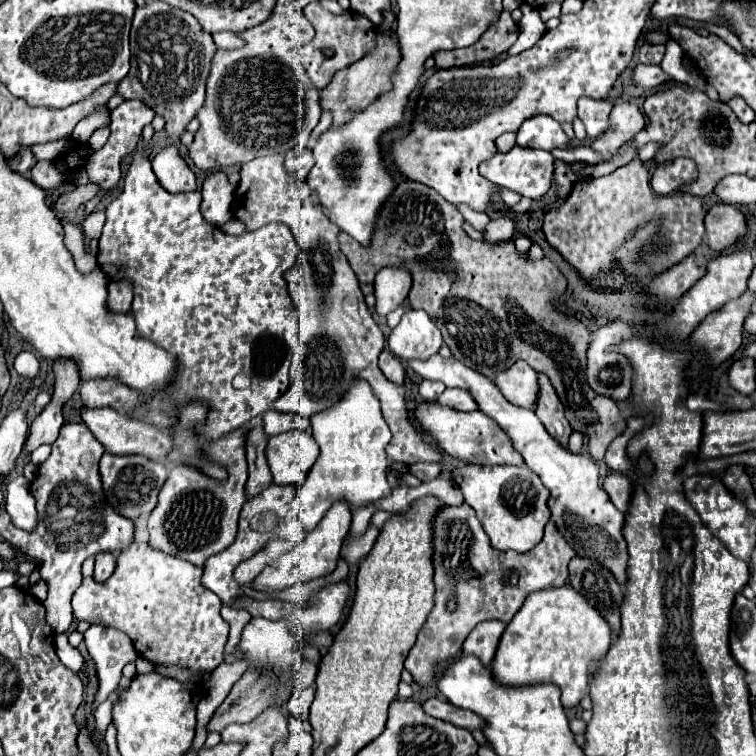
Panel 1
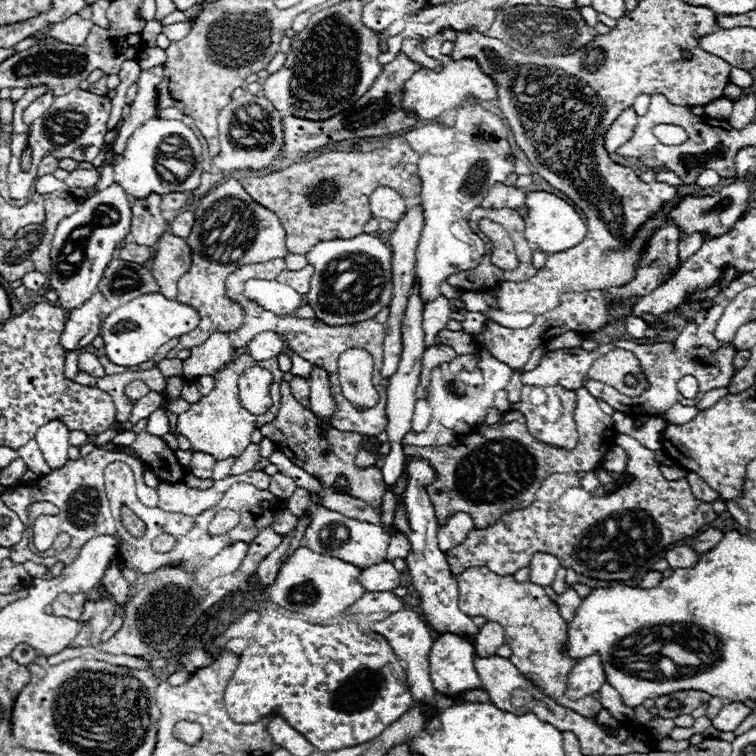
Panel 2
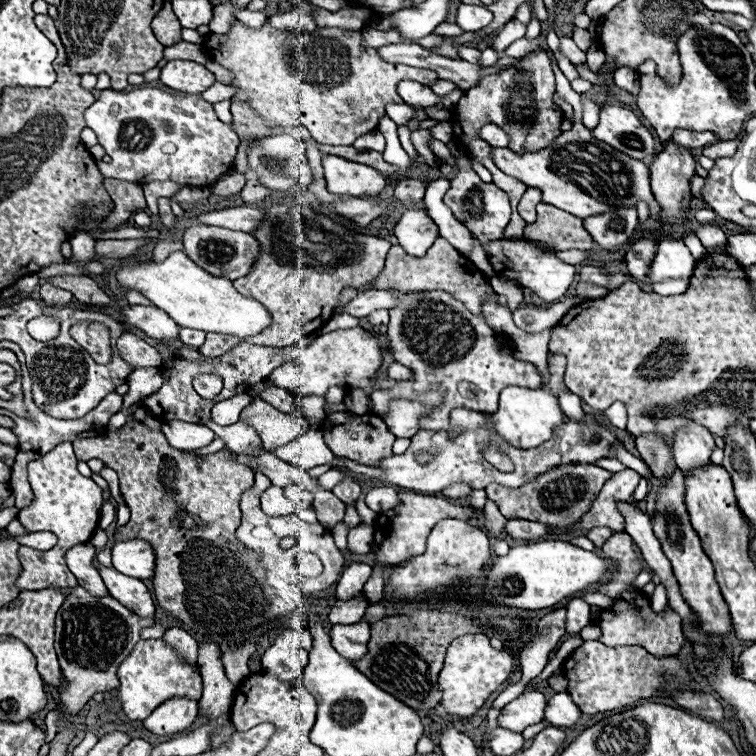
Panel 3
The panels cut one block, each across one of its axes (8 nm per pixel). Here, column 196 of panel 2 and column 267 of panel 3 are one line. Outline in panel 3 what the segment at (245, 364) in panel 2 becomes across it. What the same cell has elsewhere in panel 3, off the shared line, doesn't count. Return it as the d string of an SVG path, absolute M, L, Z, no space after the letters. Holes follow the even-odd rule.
M254 398L240 412L240 420L246 422L248 426L252 424L252 428L258 432L262 440L264 450L268 452L296 440L296 436L300 436L300 432L308 430L310 426L304 418L284 414L270 406L268 402L264 402L262 398Z

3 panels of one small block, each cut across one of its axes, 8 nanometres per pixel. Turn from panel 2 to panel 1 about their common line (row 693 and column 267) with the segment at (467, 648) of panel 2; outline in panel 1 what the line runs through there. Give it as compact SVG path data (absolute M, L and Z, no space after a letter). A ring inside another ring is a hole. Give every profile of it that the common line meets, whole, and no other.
M290 430L290 432L284 432L284 434L270 436L268 444L266 444L266 460L268 460L270 472L272 472L272 482L276 482L276 484L296 484L296 486L304 484L308 470L316 462L318 454L320 454L318 444L304 430Z

